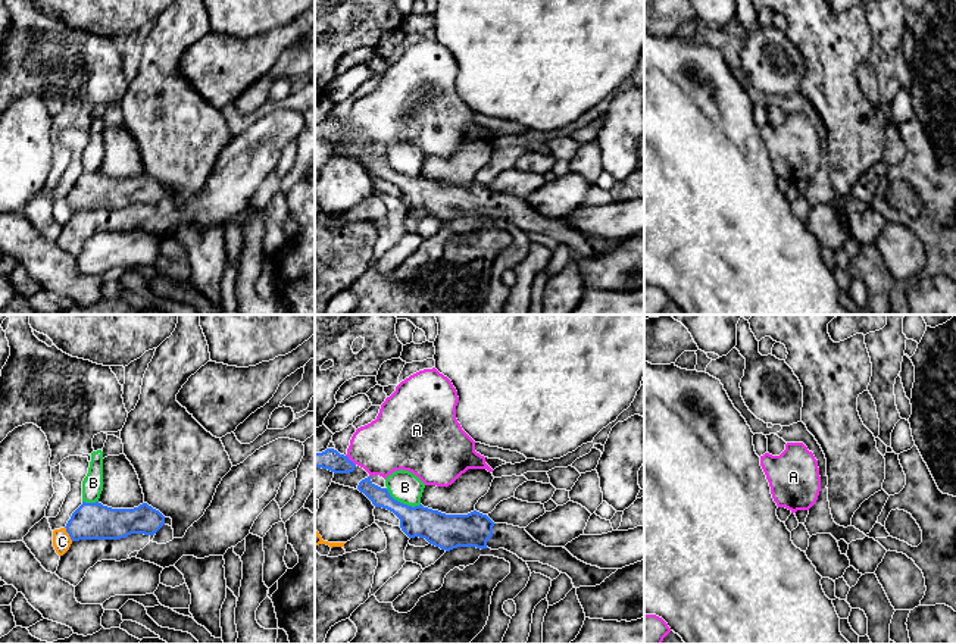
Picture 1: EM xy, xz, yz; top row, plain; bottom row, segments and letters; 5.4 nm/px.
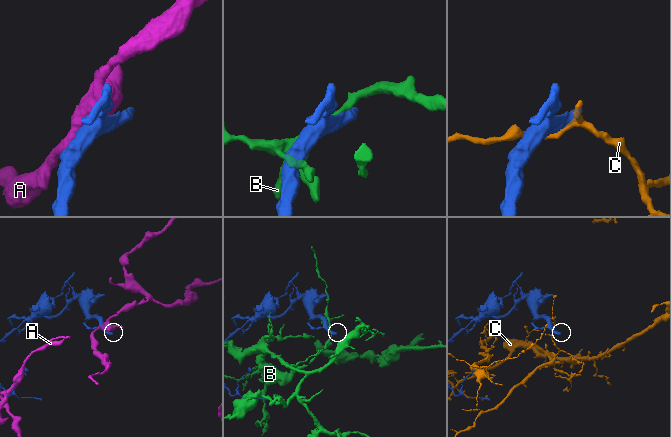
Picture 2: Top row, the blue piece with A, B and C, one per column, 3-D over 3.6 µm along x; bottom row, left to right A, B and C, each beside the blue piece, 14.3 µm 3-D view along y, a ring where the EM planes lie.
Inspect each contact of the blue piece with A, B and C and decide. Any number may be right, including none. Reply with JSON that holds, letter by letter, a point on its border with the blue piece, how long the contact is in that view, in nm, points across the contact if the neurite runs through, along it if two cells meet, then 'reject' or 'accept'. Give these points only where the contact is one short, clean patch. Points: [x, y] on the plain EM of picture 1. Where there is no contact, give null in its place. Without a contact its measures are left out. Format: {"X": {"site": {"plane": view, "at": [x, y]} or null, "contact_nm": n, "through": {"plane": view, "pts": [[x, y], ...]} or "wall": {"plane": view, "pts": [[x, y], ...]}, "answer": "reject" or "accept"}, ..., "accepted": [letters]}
{"A": {"site": {"plane": "xz", "at": [350, 131]}, "contact_nm": 80, "wall": {"plane": "xz", "pts": [[346, 125], [355, 136]]}, "answer": "reject"}, "B": {"site": {"plane": "xz", "at": [402, 174]}, "contact_nm": 220, "answer": "reject"}, "C": {"site": {"plane": "xy", "at": [68, 203]}, "contact_nm": 90, "answer": "reject"}, "accepted": []}

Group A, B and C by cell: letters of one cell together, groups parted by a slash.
A / B / C

